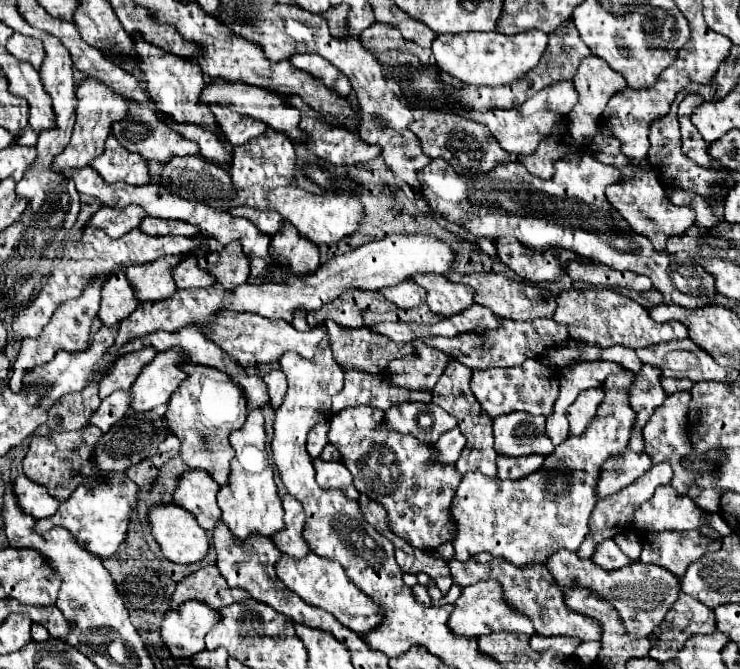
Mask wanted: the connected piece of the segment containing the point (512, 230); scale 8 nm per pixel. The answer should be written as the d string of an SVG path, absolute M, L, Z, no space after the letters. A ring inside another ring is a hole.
M572 154L572 158L556 162L556 174L552 180L530 176L518 162L500 164L490 174L460 176L446 160L436 158L418 170L418 182L420 188L414 190L418 200L424 200L434 214L440 214L448 222L458 224L476 236L494 238L500 234L514 234L530 250L542 252L550 248L564 248L616 270L644 274L666 300L686 308L706 306L716 292L714 278L698 262L690 258L680 260L674 254L654 250L648 238L642 238L628 226L604 194L608 184L620 182L618 168L600 164L590 158L590 154ZM496 210L512 214L512 224L500 224L500 214L496 218ZM484 222L496 224L492 224L492 228L484 228Z

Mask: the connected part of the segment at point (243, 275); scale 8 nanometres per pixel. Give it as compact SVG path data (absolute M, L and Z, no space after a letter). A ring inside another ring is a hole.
M230 242L218 252L204 254L198 258L198 266L216 276L216 280L228 290L244 284L250 276L250 258L244 254L240 242Z

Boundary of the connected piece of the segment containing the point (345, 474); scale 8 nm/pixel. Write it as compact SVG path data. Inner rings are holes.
M316 458L314 468L316 480L322 488L340 488L350 500L358 498L358 490L352 486L352 474L346 470L342 462L324 462Z

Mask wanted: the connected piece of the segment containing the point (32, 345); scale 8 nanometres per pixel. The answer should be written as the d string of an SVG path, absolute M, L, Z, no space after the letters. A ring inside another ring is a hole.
M102 276L102 280L96 280L92 286L88 286L80 298L74 298L74 300L64 302L64 304L54 312L52 320L48 322L48 326L44 328L44 332L42 332L40 338L26 338L26 340L22 340L22 348L20 348L20 354L18 354L16 362L14 362L12 376L10 376L10 390L22 392L24 374L30 372L30 370L34 370L36 366L42 366L42 364L50 362L58 350L82 352L82 350L88 348L90 324L92 324L92 318L94 318L96 312L98 312L100 290L102 290L102 284L106 282L106 278L108 278L108 276Z

